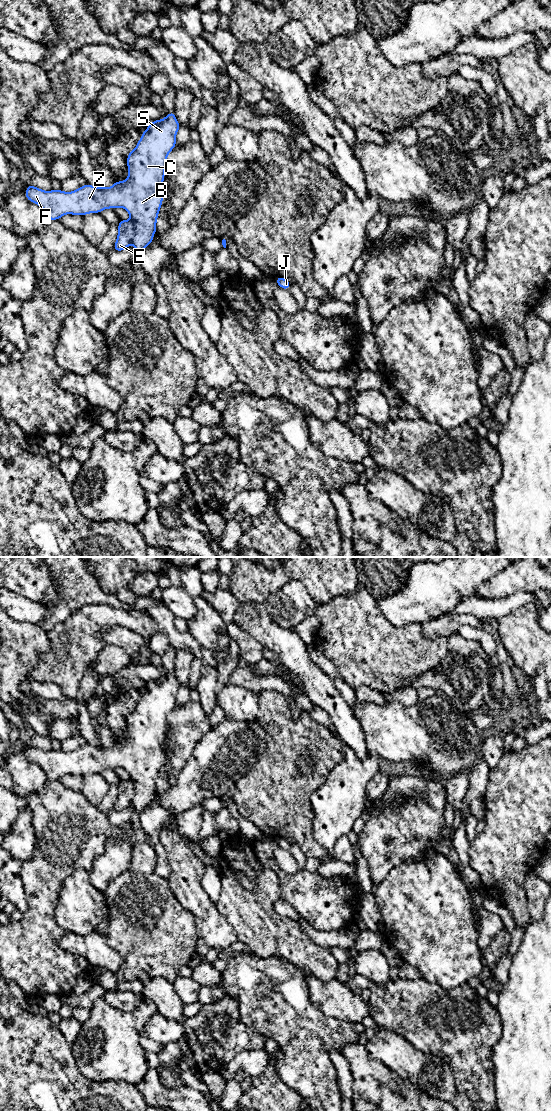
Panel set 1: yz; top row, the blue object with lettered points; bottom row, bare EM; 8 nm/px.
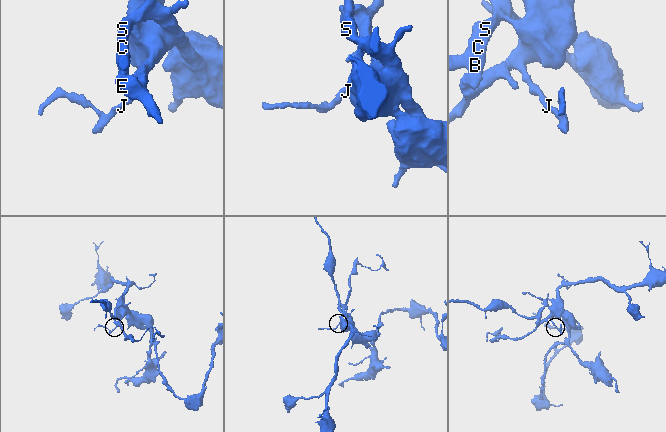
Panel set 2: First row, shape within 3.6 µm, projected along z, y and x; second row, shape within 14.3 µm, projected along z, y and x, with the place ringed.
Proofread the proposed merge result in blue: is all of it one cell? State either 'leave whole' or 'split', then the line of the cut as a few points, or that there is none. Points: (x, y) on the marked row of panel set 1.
split; cut in yz along (131, 219), (133, 225), (132, 243)

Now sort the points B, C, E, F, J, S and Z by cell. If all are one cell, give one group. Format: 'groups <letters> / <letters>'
groups B C F S Z / E J

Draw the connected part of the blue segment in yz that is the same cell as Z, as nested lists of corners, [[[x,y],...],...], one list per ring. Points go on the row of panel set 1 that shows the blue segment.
[[[174,112],[148,124],[136,148],[128,152],[128,178],[115,181],[111,187],[97,188],[86,184],[72,192],[64,192],[44,191],[28,185],[26,198],[39,205],[49,220],[58,220],[66,214],[83,216],[100,213],[107,208],[122,207],[133,222],[132,245],[140,253],[153,242],[153,235],[157,231],[167,156],[176,147],[179,128]]]

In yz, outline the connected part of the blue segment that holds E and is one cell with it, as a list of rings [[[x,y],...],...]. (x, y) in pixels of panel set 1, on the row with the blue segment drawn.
[[[121,220],[118,224],[118,236],[113,250],[123,251],[130,244],[134,238],[134,225],[132,220]]]

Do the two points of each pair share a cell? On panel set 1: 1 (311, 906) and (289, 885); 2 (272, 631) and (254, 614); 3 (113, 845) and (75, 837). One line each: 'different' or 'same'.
1: same
2: same
3: different

